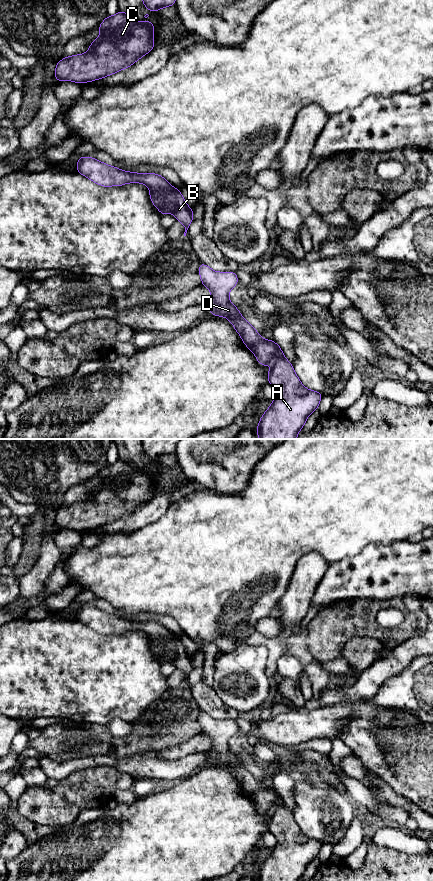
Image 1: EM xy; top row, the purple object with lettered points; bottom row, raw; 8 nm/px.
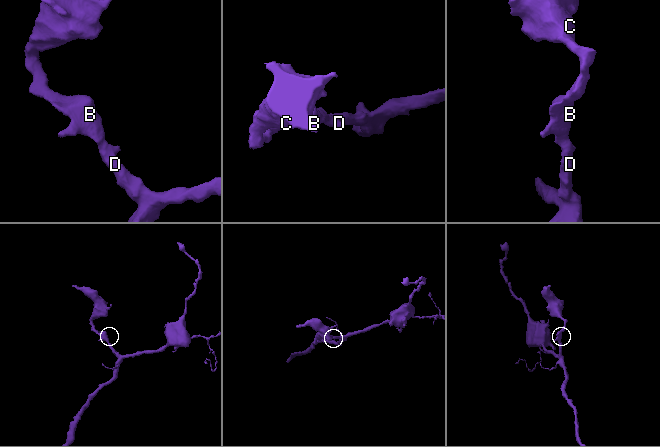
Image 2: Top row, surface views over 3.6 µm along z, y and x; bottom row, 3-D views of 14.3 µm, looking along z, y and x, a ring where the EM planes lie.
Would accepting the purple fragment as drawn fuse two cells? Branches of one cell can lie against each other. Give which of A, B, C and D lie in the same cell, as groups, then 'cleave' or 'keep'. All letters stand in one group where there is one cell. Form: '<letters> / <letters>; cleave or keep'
A B C D; keep

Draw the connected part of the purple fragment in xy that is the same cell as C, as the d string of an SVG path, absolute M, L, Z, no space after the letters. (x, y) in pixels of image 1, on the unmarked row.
M121 458L114 464L107 464L97 477L101 482L90 492L87 501L67 504L56 511L57 530L68 528L81 532L102 527L127 517L155 496L153 469L138 470Z

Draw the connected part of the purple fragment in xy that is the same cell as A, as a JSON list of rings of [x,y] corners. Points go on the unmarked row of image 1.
[[[200,710],[199,723],[202,728],[202,734],[207,735],[212,742],[210,749],[206,753],[211,762],[225,765],[233,772],[245,794],[253,800],[262,814],[266,815],[270,808],[274,804],[276,805],[268,819],[268,831],[276,837],[277,844],[260,866],[257,881],[299,881],[308,864],[317,858],[323,843],[305,836],[297,825],[292,812],[285,806],[280,794],[273,788],[262,787],[260,781],[242,765],[237,755],[230,750],[229,739],[238,733],[238,724],[235,720],[216,720]]]

